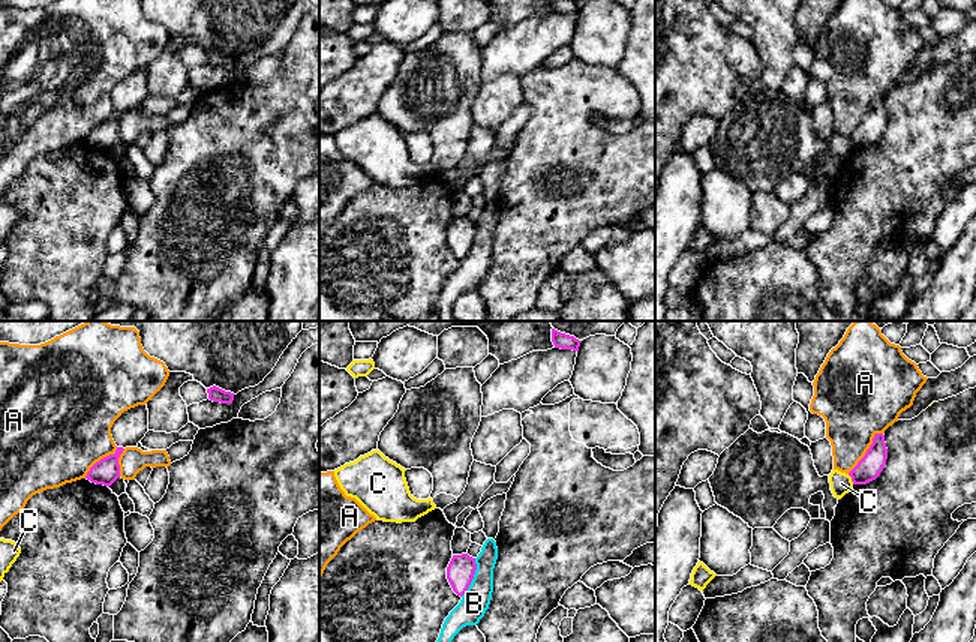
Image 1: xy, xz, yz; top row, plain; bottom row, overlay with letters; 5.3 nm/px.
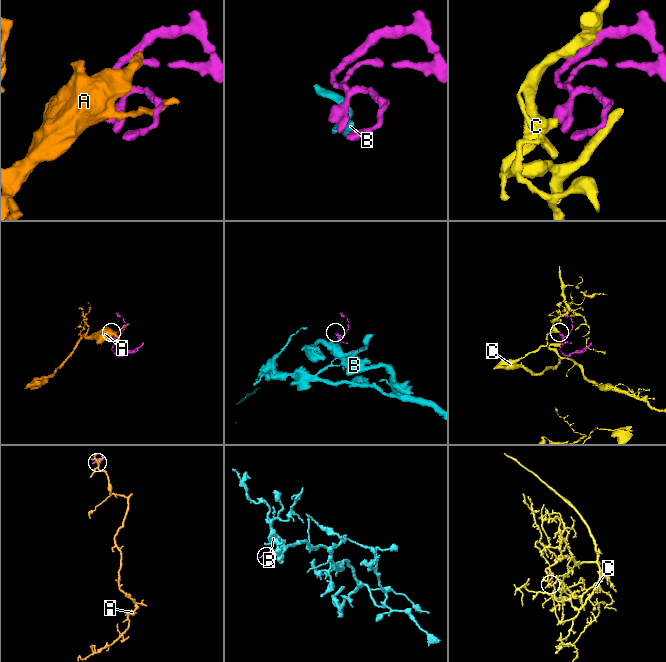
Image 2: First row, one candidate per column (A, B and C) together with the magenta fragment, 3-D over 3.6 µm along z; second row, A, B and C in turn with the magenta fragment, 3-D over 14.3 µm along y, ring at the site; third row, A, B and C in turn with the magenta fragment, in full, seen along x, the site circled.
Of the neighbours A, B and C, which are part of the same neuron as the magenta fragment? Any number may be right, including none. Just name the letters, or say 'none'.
none

